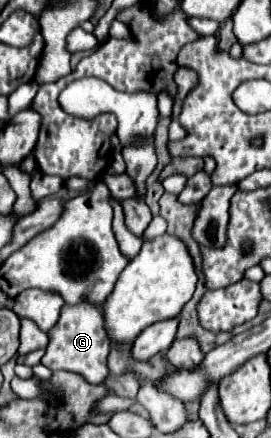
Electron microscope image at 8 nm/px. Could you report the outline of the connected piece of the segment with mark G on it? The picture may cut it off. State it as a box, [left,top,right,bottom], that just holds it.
[42,302,110,384]

